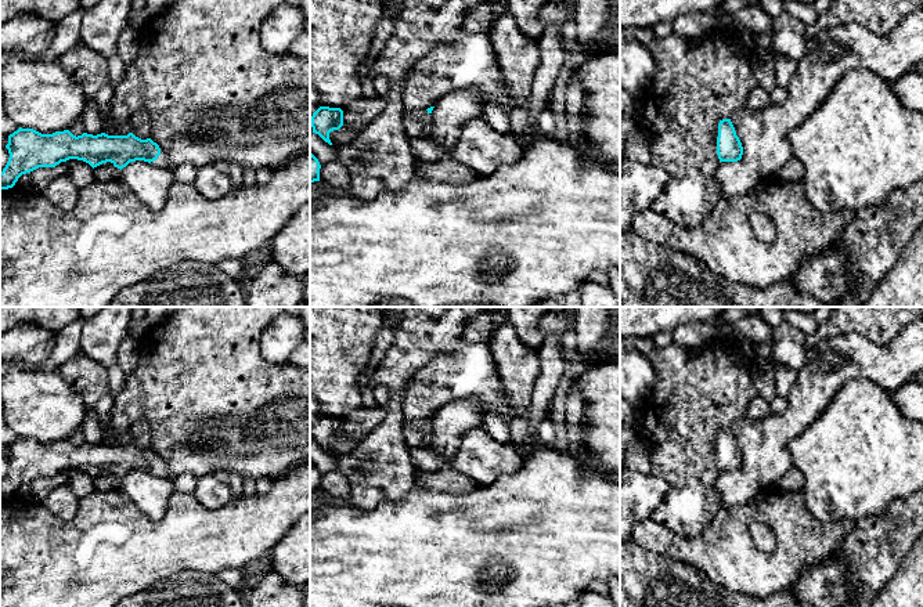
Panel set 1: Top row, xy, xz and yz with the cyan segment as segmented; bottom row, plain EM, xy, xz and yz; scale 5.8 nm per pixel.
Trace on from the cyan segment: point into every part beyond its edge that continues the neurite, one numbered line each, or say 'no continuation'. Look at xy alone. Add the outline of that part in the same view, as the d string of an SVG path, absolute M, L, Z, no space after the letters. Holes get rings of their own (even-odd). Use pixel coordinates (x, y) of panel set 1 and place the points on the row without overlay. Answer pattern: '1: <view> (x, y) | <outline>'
1: xy (162, 472) | M161 459L161 465L158 466L158 469L151 471L151 474L154 474L156 477L162 477L162 478L172 478L166 469L166 463L162 459Z

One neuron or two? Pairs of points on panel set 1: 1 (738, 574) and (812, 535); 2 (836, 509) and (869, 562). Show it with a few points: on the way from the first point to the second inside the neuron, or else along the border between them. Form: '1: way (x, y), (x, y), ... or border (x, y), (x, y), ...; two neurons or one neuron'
1: way (756, 573), (774, 573), (794, 552); one neuron
2: border (884, 510), (861, 517), (854, 523); two neurons

